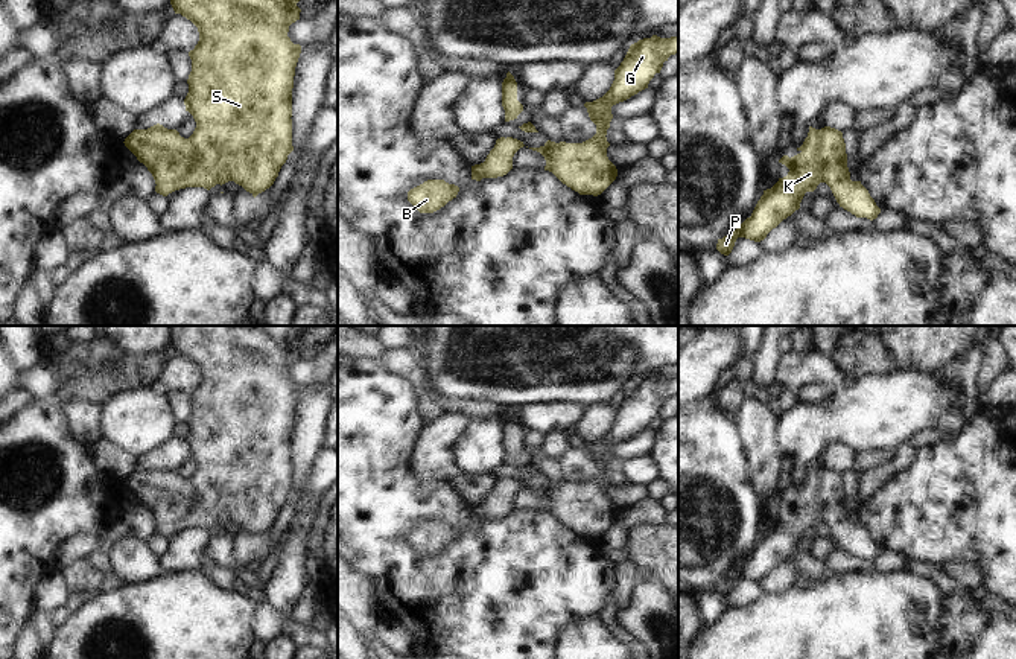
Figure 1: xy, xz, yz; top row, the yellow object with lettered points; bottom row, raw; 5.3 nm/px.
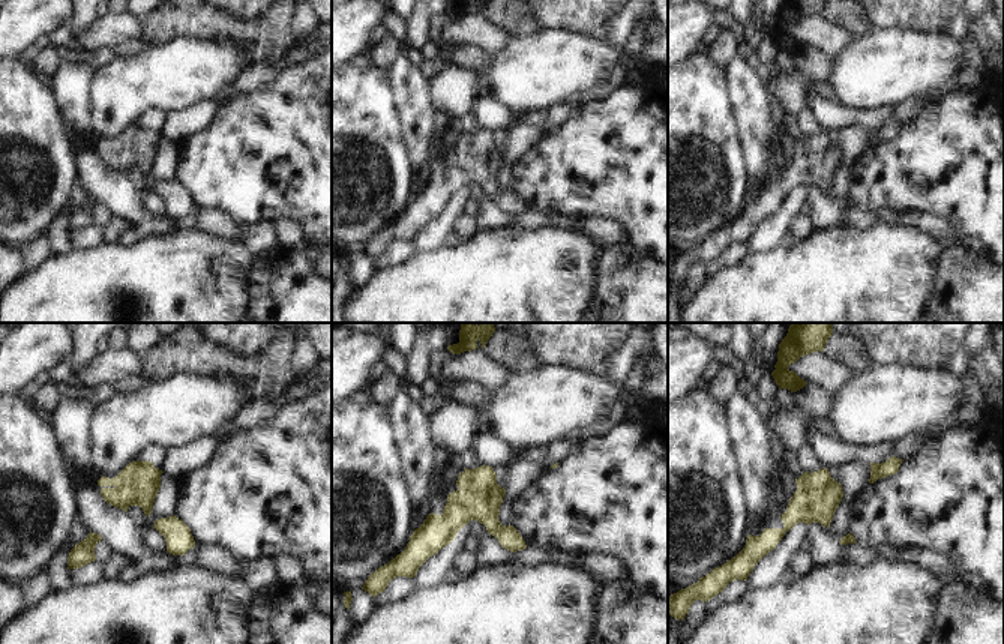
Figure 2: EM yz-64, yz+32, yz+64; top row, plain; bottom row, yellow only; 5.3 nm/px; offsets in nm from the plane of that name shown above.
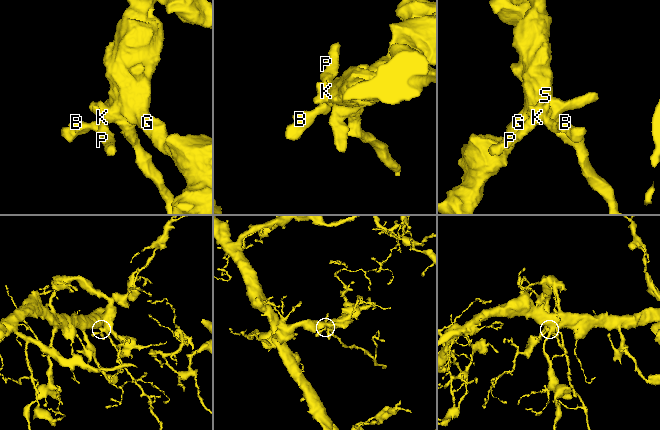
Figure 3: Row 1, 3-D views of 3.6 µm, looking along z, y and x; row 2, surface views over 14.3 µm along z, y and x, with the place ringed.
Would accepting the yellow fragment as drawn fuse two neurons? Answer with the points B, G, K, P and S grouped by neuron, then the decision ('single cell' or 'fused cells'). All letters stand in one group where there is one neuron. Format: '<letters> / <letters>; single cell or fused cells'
B G K P S; single cell

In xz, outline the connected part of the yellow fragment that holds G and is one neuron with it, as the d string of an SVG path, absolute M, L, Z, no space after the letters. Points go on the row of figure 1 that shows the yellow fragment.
M652 35L631 44L614 70L610 90L602 97L584 103L590 120L596 125L596 134L583 143L548 140L540 148L529 148L545 157L545 170L552 172L579 195L601 195L618 177L616 166L607 157L610 143L605 135L613 119L611 107L648 88L663 62L675 53L678 53L678 37Z

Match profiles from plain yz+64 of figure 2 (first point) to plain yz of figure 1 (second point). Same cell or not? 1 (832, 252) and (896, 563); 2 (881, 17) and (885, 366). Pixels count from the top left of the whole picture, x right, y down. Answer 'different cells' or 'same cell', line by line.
1: different cells
2: different cells

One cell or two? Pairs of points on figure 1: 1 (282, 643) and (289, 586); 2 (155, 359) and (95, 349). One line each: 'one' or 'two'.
1: two
2: one

